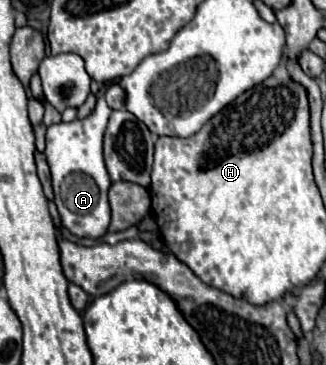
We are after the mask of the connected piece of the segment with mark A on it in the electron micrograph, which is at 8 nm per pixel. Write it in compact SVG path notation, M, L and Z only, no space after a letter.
M104 97L96 101L94 111L84 119L74 119L72 123L56 123L46 131L46 159L52 175L54 203L60 213L60 221L76 237L98 239L106 233L110 223L108 189L110 175L102 157L102 137L112 109L106 105Z

